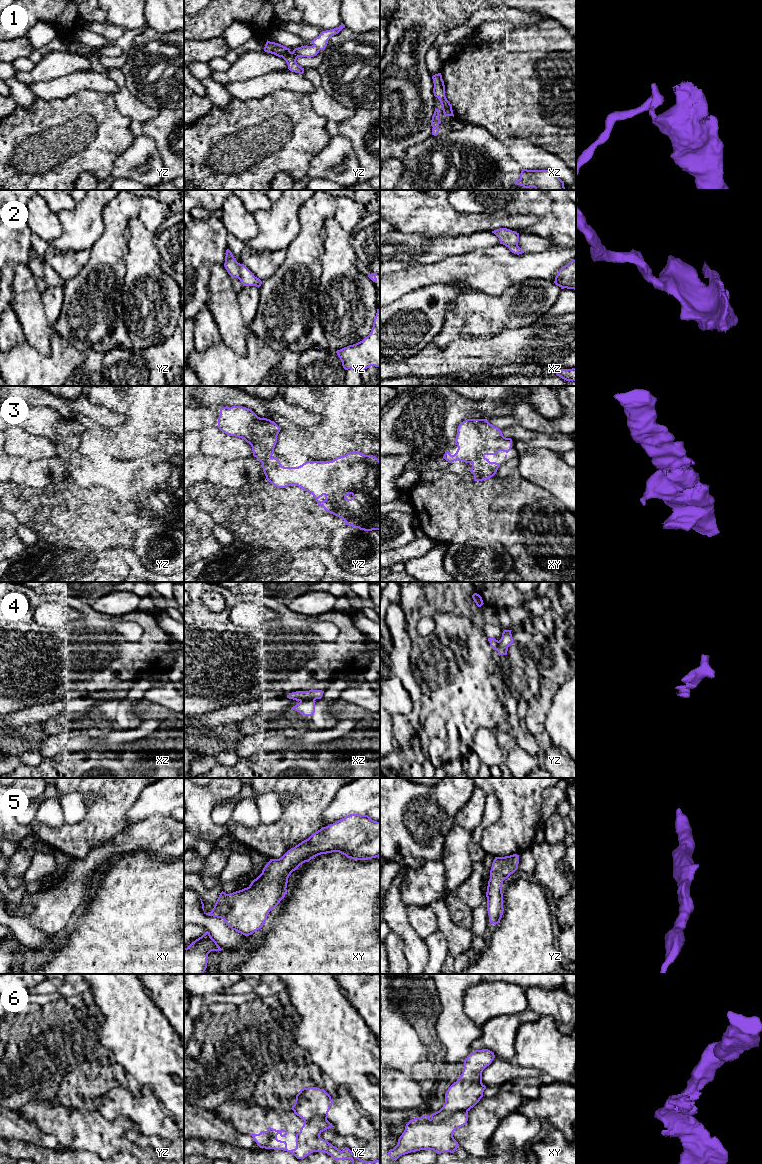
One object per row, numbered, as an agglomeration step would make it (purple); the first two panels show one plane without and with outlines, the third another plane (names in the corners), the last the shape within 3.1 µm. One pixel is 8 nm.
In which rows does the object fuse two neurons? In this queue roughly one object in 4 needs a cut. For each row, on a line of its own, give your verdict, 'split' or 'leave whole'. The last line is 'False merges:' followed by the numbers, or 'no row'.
1: split
2: leave whole
3: leave whole
4: split
5: leave whole
6: split
False merges: 1, 4, 6

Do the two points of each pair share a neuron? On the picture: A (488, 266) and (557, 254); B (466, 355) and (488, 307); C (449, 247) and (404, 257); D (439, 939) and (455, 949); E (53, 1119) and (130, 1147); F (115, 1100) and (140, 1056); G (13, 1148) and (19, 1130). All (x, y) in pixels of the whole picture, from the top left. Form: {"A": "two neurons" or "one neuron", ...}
{"A": "one neuron", "B": "two neurons", "C": "one neuron", "D": "two neurons", "E": "one neuron", "F": "two neurons", "G": "two neurons"}

